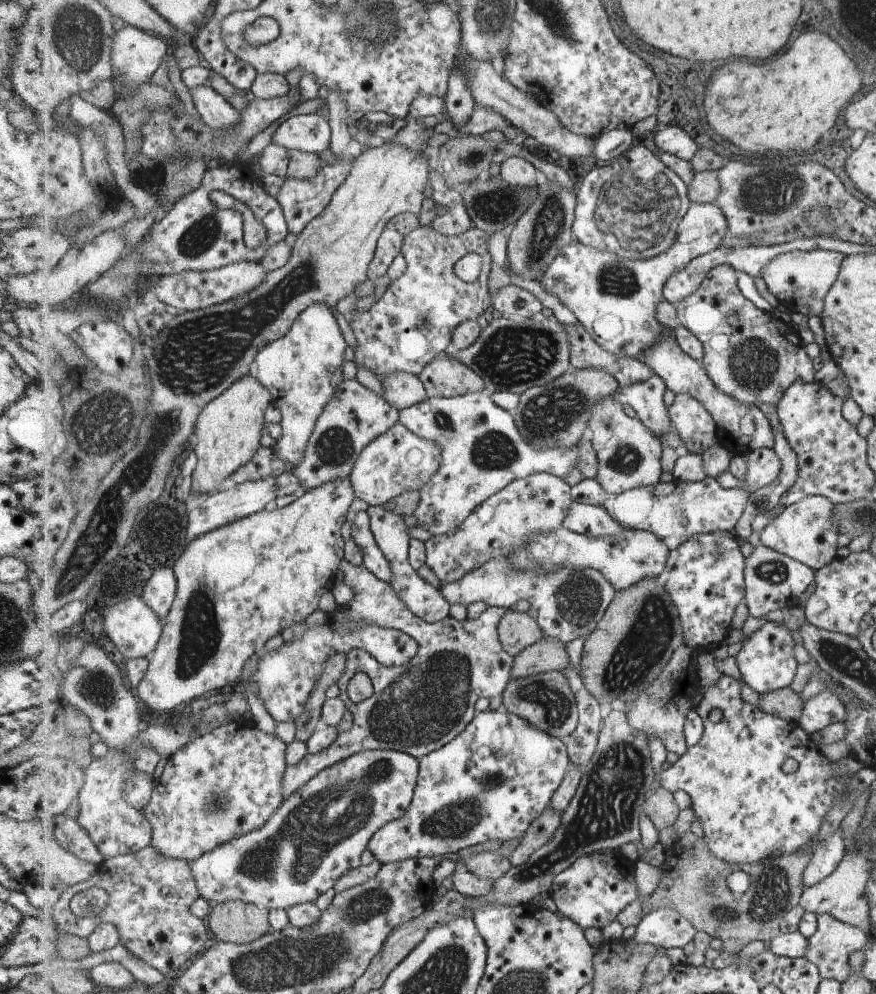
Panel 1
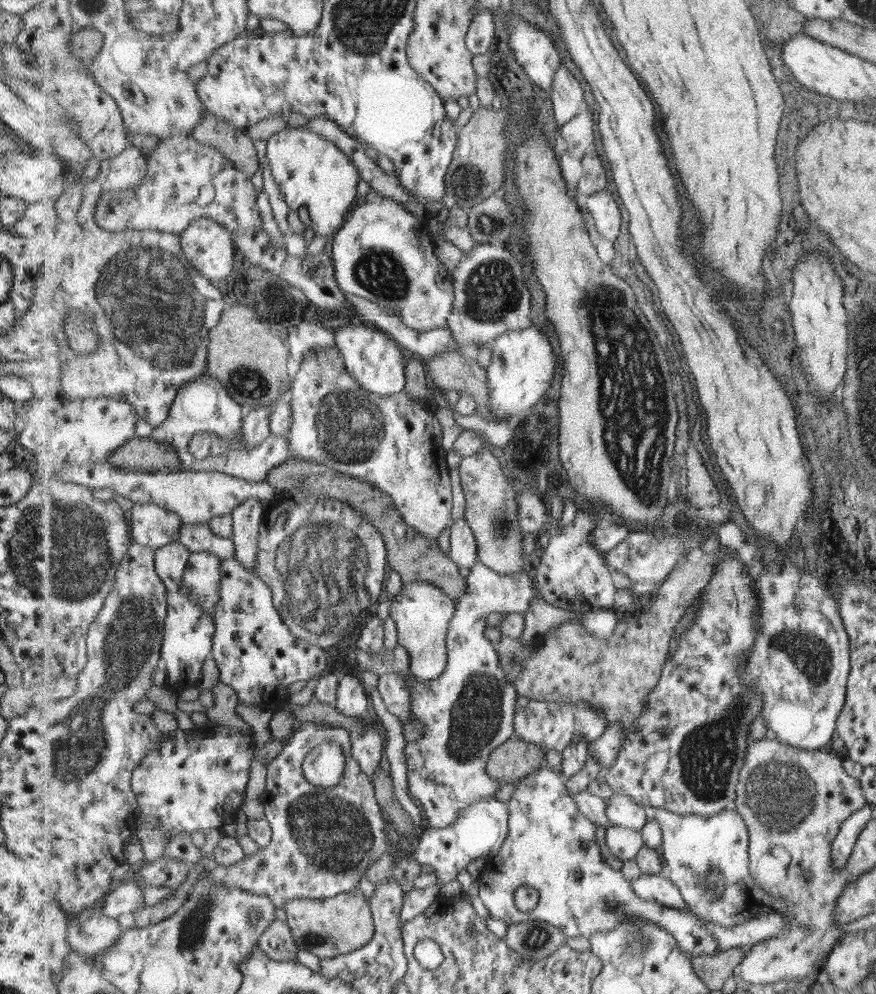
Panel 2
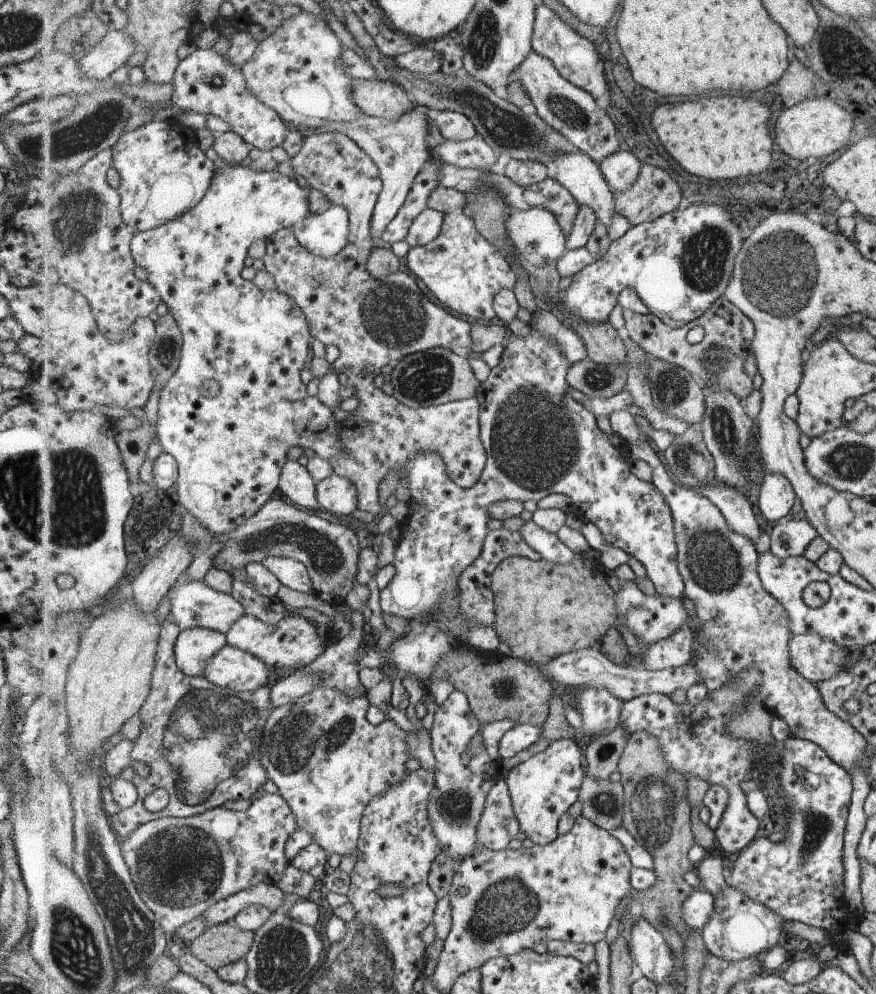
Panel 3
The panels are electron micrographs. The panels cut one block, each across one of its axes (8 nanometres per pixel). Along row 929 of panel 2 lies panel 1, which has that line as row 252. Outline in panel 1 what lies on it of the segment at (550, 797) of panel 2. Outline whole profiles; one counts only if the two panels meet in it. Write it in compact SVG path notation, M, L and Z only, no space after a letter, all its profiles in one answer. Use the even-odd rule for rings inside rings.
M692 203L688 215L680 223L675 245L665 253L649 259L621 259L609 249L595 249L579 241L571 242L561 249L561 253L544 271L539 283L545 286L554 296L575 315L589 335L608 352L615 355L642 358L644 352L669 333L667 328L657 322L657 306L664 302L664 287L669 278L679 270L686 268L699 256L720 249L722 241L730 234L728 218L716 203Z

